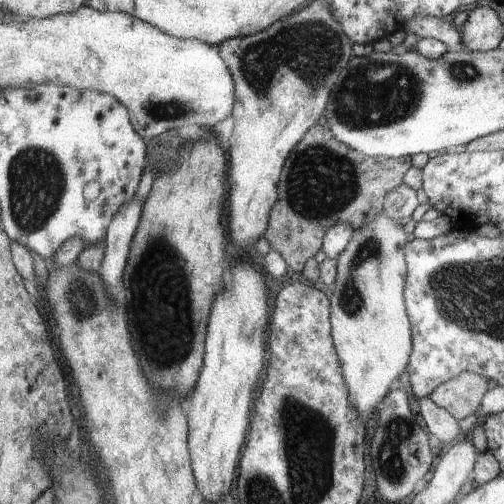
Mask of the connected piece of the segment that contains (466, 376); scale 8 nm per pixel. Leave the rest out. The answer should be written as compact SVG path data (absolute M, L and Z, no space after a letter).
M465 372L438 385L436 392L429 397L436 406L448 410L456 420L461 421L480 408L481 401L489 390L488 379Z

